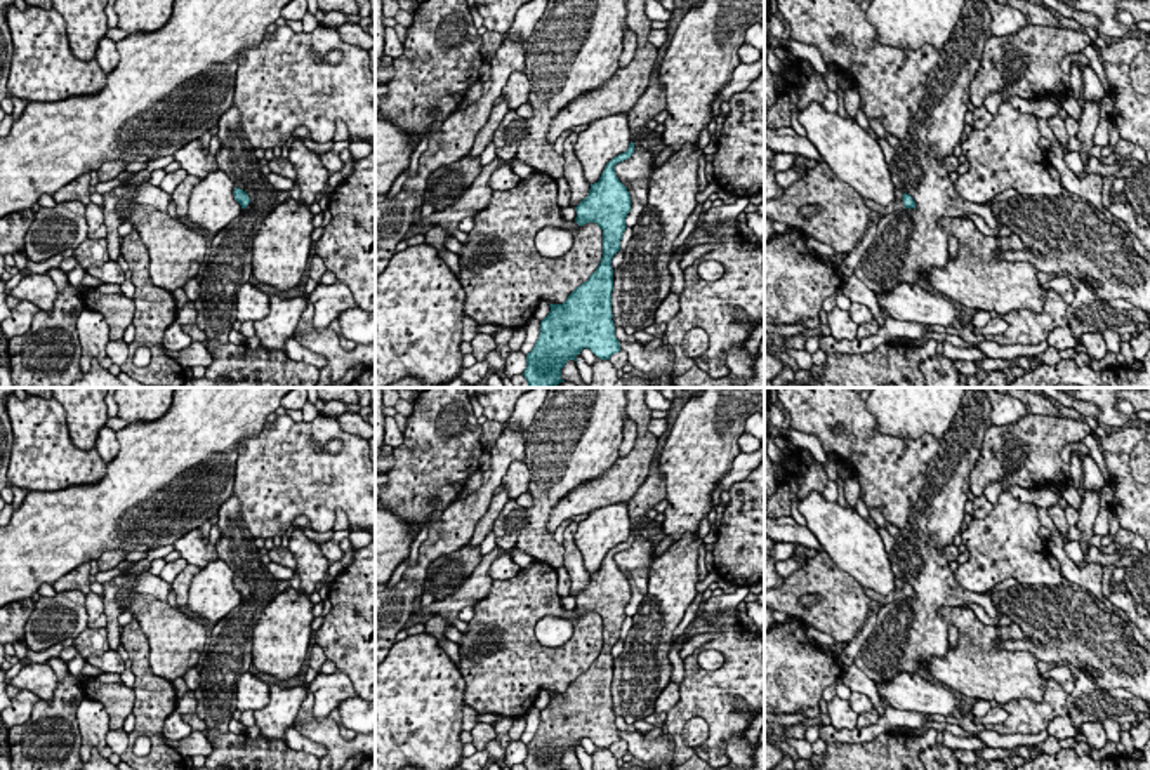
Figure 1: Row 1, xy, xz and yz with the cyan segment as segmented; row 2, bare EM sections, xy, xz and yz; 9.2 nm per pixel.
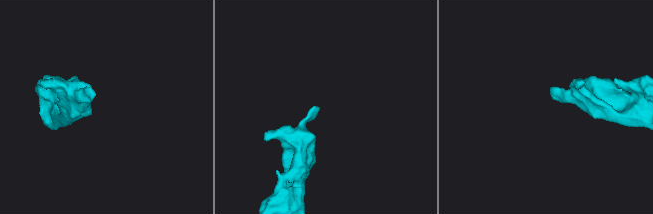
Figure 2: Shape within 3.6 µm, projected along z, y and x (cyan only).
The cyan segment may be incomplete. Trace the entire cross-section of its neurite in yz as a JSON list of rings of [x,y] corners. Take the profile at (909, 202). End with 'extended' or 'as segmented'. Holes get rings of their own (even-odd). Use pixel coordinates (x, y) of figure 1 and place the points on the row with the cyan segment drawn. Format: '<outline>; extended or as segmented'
[[[896,189],[896,200],[889,205],[879,205],[872,200],[865,200],[863,198],[863,203],[872,210],[872,212],[879,212],[881,216],[888,216],[891,212],[900,212],[903,209],[915,209],[915,202],[910,195]]]; extended

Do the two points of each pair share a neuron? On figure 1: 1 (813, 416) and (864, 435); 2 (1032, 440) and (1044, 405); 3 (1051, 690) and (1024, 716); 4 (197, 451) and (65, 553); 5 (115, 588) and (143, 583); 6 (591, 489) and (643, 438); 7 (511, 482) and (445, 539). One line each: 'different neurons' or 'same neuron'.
1: same neuron
2: different neurons
3: same neuron
4: same neuron
5: different neurons
6: same neuron
7: different neurons

